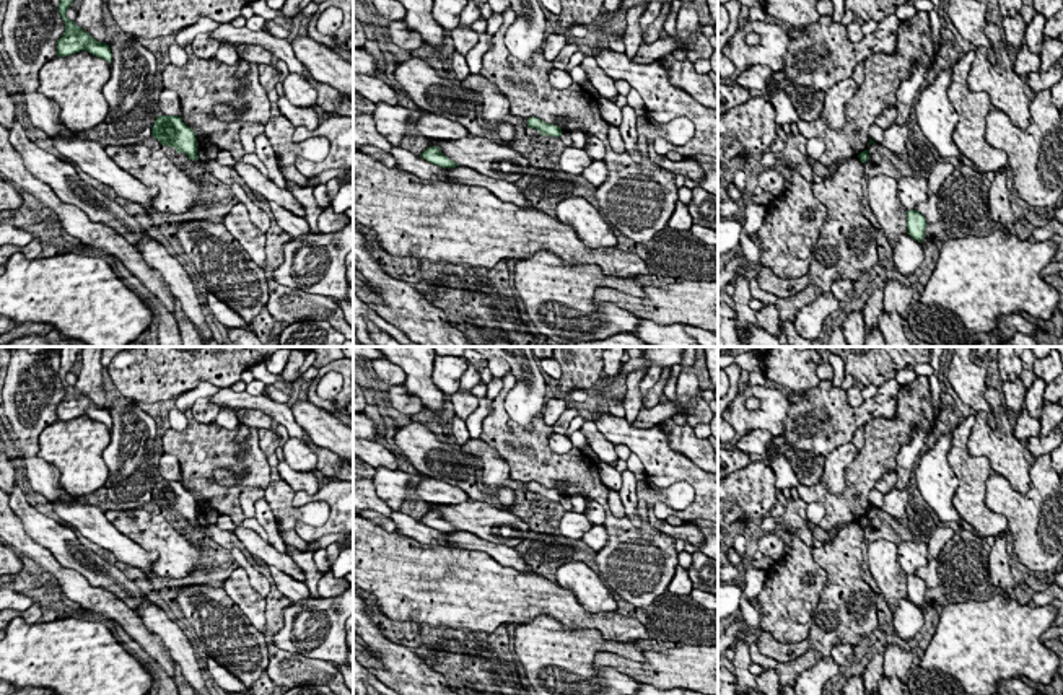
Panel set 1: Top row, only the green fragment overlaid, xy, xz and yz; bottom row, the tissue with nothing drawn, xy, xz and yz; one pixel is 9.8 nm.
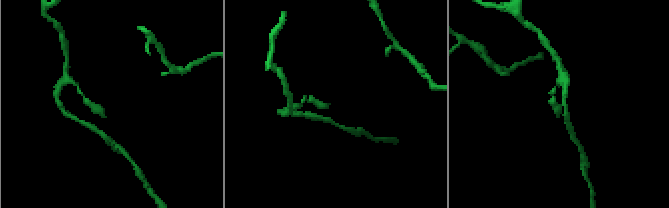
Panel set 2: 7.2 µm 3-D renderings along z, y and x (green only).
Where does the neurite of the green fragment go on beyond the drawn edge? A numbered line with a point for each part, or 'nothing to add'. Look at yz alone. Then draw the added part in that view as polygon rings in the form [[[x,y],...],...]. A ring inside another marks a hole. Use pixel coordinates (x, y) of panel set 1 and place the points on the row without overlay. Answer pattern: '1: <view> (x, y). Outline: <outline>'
nothing to add

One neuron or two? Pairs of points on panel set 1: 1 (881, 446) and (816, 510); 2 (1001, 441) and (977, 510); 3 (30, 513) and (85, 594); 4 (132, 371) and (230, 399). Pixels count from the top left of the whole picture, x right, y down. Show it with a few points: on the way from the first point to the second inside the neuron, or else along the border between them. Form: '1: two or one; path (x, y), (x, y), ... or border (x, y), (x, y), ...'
1: two; border (809, 502), (818, 502), (824, 510), (816, 524)
2: two; border (969, 438), (969, 453), (984, 456), (993, 471)
3: two; border (36, 542), (64, 567), (77, 570), (98, 588)
4: two; border (230, 386), (220, 389)

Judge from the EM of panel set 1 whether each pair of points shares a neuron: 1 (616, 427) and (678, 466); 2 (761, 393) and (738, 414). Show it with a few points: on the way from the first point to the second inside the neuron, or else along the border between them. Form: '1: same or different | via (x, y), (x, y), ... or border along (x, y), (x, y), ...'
1: same | via (630, 437), (643, 441), (663, 461)
2: same | via (752, 393), (748, 393), (738, 406)

